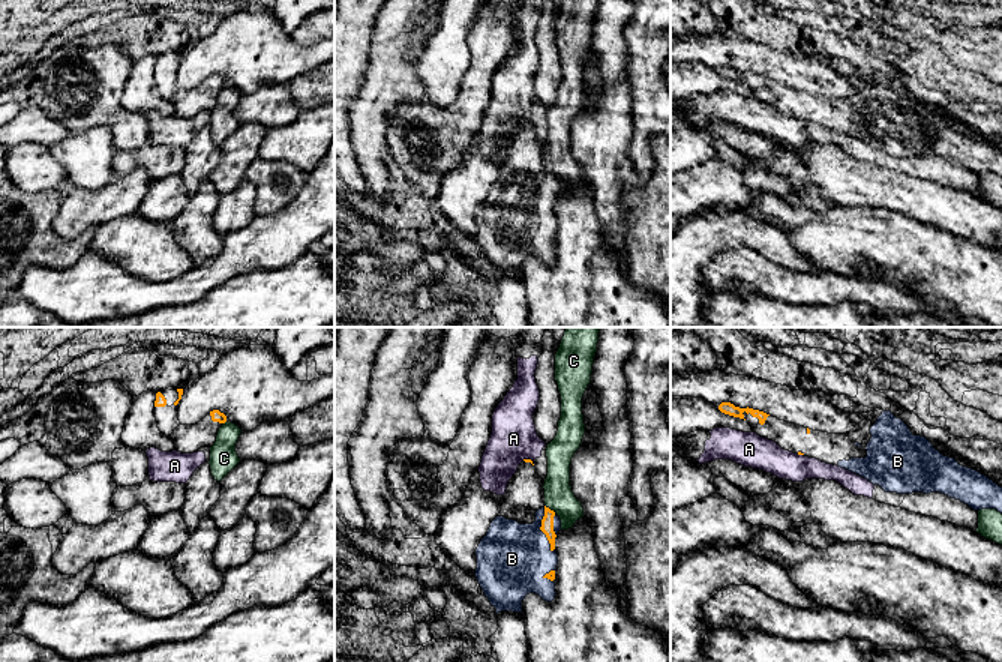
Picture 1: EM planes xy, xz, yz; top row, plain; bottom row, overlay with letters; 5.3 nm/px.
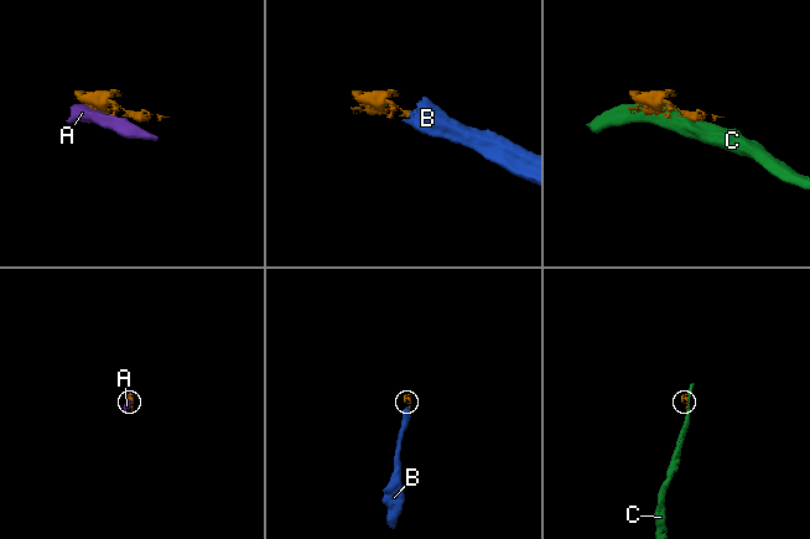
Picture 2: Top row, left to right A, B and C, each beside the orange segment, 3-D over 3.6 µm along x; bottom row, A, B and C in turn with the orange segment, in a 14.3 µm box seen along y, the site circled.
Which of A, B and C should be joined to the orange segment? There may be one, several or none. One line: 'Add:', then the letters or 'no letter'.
Add: B

